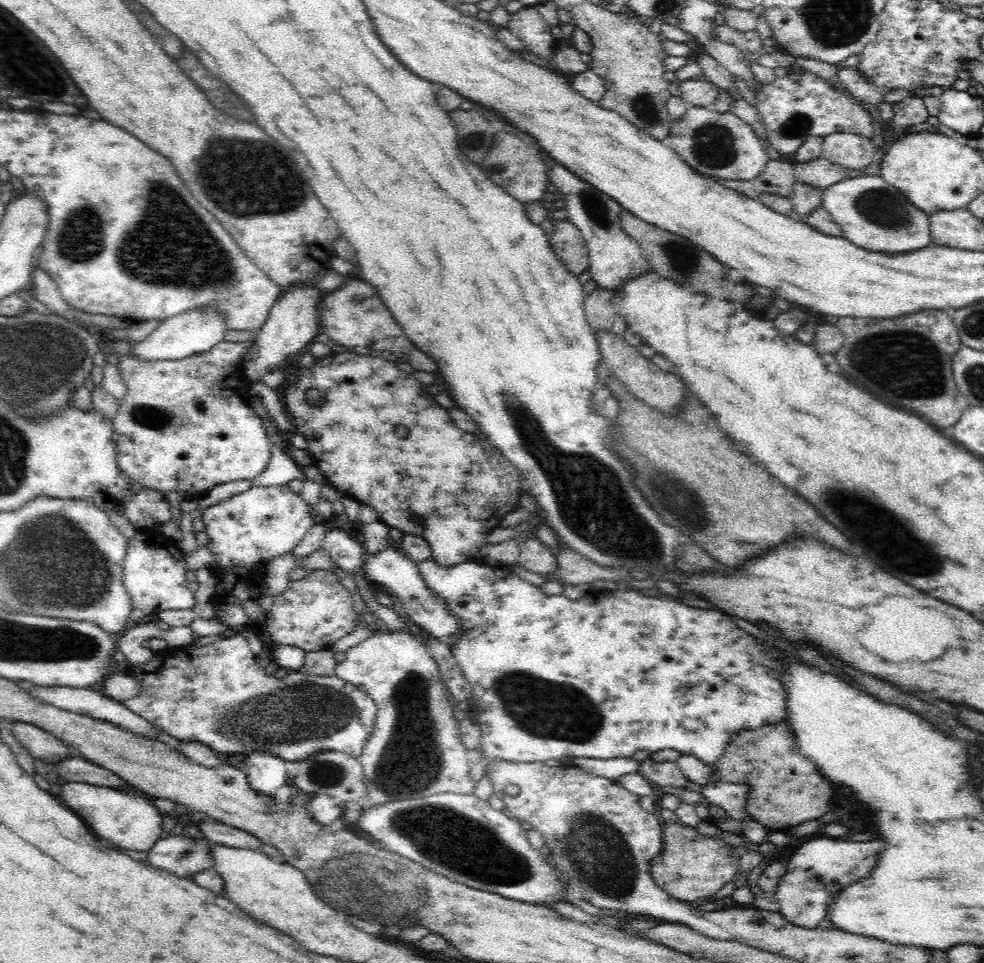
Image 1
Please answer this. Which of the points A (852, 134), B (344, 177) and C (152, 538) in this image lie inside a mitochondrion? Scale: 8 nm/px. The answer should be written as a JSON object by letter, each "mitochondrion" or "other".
{"A":"other","B":"other","C":"other"}

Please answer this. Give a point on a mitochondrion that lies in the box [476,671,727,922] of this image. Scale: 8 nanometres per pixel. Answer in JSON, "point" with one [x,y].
{"point":[602,859]}

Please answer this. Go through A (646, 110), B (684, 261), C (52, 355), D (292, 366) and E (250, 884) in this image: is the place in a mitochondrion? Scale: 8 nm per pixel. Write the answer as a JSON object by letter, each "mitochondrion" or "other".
{"A":"mitochondrion","B":"mitochondrion","C":"mitochondrion","D":"other","E":"other"}

